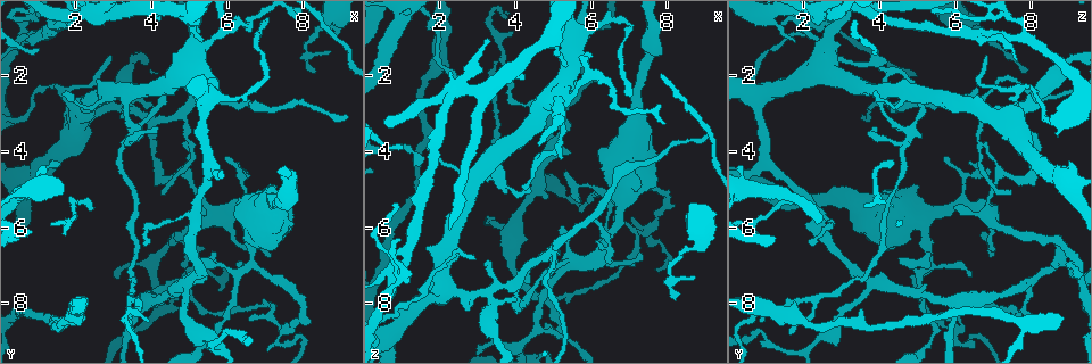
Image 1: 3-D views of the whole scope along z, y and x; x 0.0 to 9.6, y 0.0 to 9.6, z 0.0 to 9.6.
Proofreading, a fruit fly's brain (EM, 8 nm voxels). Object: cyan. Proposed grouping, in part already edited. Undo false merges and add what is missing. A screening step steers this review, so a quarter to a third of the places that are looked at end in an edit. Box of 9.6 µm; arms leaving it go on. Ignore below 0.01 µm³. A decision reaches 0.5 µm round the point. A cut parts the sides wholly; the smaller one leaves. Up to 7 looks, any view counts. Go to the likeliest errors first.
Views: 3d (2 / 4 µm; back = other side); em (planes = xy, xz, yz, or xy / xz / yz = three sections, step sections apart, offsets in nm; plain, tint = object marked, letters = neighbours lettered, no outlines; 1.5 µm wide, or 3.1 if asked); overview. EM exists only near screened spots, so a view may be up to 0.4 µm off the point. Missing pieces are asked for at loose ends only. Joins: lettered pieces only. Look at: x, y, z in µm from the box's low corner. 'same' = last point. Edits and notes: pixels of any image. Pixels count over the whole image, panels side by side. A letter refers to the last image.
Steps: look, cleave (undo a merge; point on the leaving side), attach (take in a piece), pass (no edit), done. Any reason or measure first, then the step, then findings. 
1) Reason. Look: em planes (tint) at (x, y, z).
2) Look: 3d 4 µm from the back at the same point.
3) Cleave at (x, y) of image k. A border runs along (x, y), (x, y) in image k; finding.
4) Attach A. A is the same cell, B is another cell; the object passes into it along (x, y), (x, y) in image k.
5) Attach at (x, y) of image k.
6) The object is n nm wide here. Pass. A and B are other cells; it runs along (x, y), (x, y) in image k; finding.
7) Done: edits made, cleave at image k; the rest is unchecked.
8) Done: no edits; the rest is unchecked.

Look: 3d 4 µm at (1.35, 4.30, 4.35).

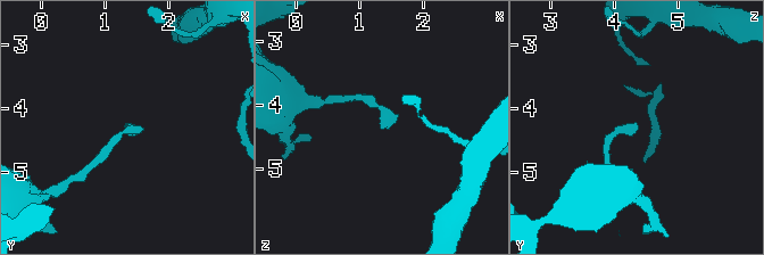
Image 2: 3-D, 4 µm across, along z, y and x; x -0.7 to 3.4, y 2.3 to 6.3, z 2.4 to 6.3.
Need the tissue. Look: em xy step 4 (letters) at (1.30, 4.30, 4.35).

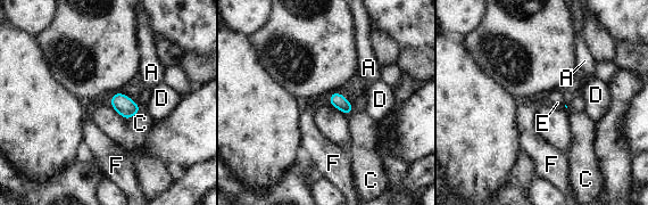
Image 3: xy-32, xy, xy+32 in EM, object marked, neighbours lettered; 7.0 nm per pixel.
Look: em planes (letters) at the same point.

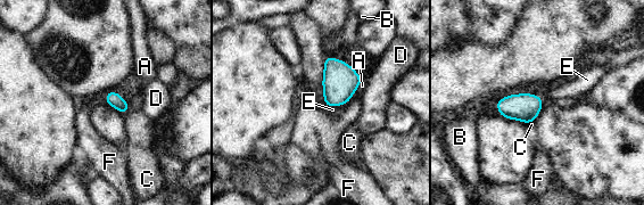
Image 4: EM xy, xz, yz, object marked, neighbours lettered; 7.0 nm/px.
The object is 100 nm wide here. Attach E. E is the same cell, A, B, C, D and F are other cells; the object passes into it along (340, 81), (336, 105), (332, 109) in image 4; the cell continues.

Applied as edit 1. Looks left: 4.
See it whole again. Look: overview.

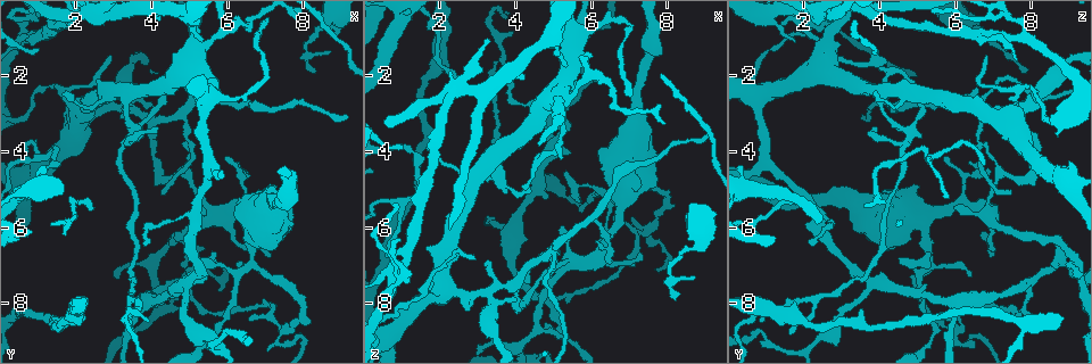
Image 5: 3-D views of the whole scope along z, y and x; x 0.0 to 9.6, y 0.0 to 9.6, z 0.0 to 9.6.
Branch stops here. Look: 3d 2 µm at (2.90, 1.45, 6.80).

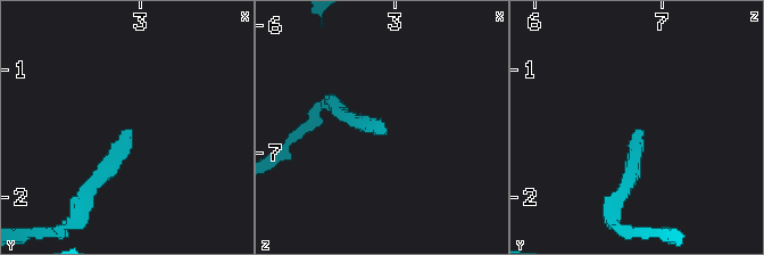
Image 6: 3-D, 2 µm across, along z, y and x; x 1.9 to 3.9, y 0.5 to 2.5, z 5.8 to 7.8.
Shape alone is not enough. Look: em yz step 4 (letters) at (2.88, 1.46, 6.84).

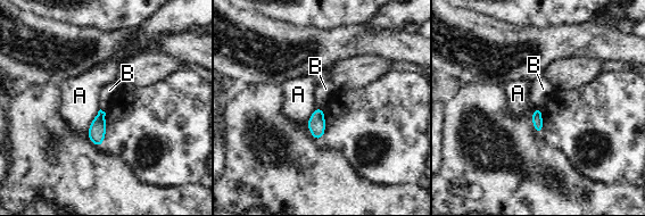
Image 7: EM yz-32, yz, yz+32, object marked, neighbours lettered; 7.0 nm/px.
The object is 80 nm wide here. Pass. A and B are other cells; a border runs along (316, 106), (323, 110) in image 7; none of them fits.

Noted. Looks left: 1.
Done: edits made, attach at image 4; the rest is unchecked.

